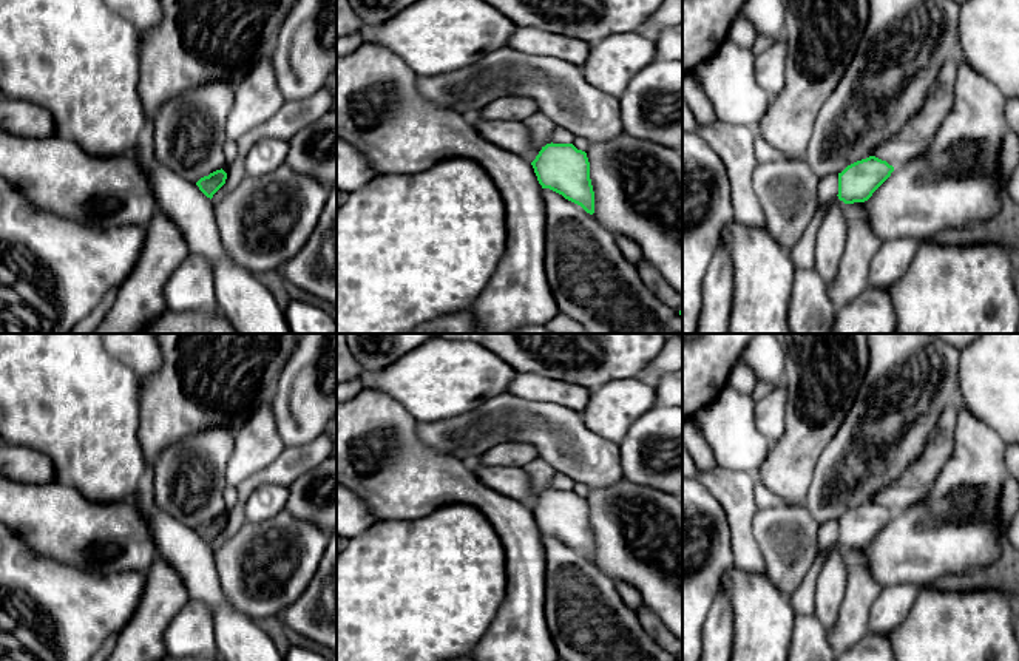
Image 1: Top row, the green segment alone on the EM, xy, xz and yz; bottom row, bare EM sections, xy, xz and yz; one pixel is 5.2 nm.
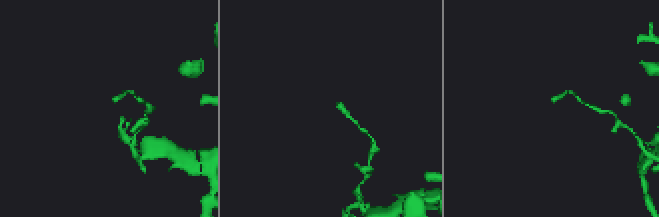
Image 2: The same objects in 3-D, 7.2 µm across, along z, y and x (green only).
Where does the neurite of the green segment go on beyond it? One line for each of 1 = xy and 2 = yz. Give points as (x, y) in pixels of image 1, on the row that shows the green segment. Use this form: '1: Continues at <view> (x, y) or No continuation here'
1: No continuation here
2: No continuation here

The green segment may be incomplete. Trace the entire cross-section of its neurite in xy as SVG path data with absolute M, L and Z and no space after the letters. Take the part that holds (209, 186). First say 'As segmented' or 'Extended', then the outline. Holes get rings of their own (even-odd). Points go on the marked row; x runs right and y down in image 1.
As segmented. M221 168L210 173L208 176L201 178L196 185L207 198L212 199L213 195L225 184L225 179L227 173Z

